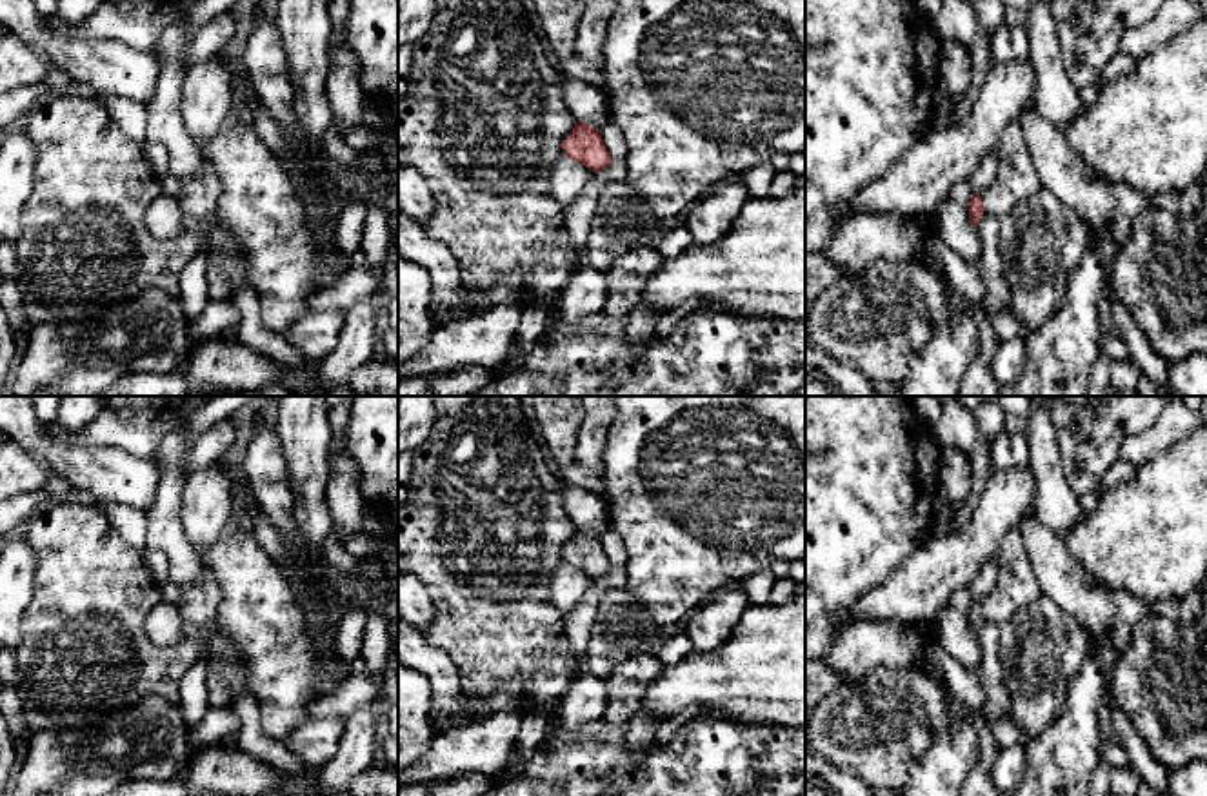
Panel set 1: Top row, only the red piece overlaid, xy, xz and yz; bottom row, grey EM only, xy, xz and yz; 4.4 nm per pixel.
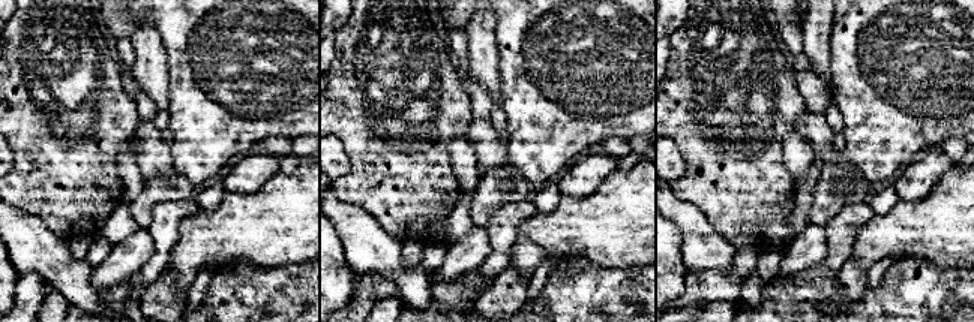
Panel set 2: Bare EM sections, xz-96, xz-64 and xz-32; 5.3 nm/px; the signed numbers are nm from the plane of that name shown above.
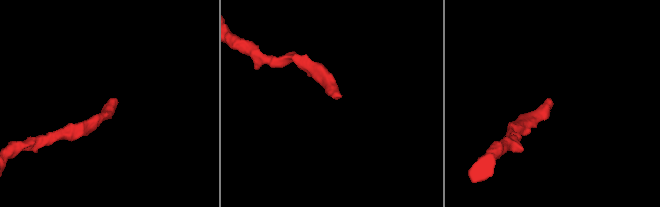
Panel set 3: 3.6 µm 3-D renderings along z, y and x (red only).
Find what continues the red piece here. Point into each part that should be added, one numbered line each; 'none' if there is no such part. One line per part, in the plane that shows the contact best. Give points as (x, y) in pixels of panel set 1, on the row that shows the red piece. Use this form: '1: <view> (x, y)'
1: yz (1017, 179)

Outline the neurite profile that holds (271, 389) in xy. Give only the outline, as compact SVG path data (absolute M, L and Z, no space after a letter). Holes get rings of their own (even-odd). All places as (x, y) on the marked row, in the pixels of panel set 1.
M267 383L249 391L229 391L227 396L294 396L285 385Z

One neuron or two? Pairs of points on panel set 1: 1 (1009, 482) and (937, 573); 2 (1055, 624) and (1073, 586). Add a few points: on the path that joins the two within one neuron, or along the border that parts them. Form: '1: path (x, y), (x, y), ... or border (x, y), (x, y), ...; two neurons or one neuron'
1: path (1002, 504), (958, 551); one neuron
2: border (1042, 593), (1066, 609), (1089, 640); two neurons

